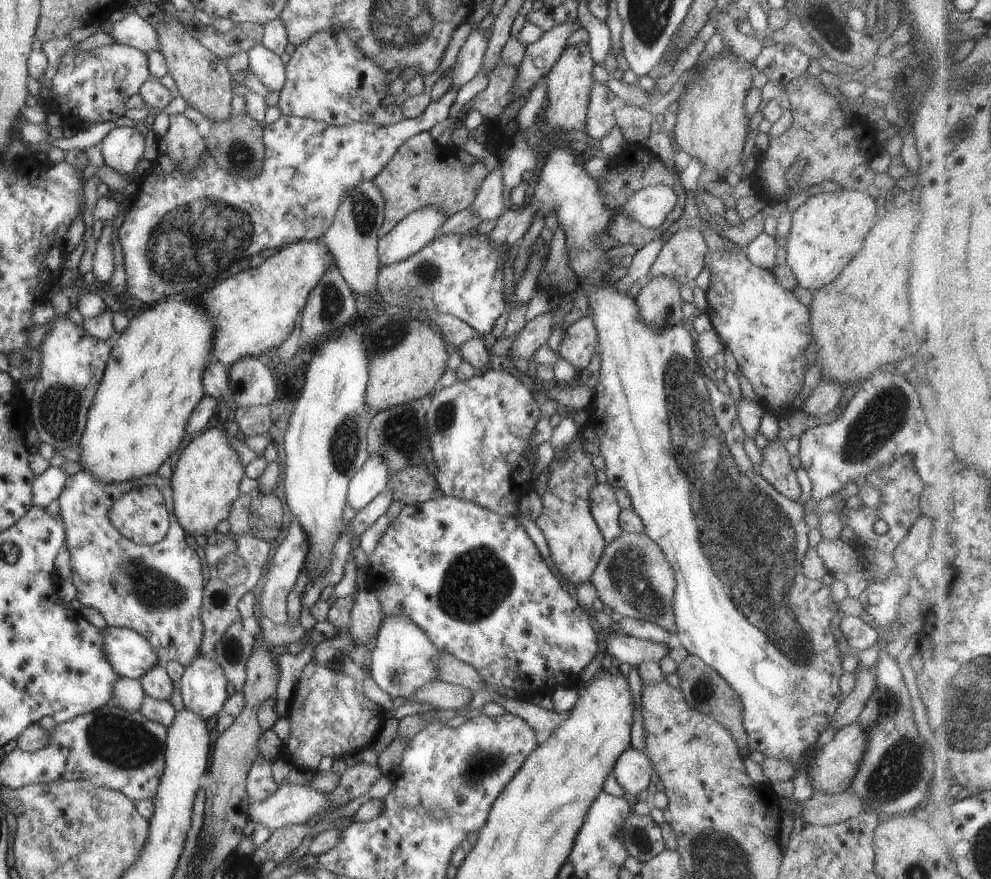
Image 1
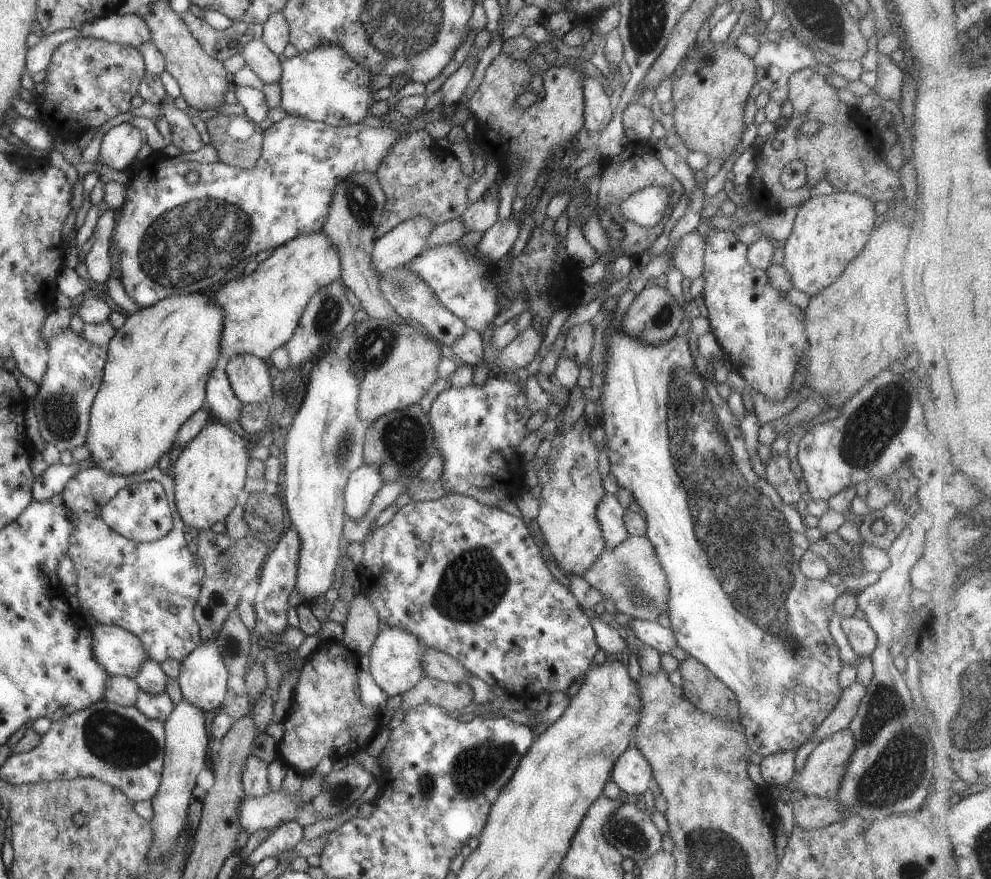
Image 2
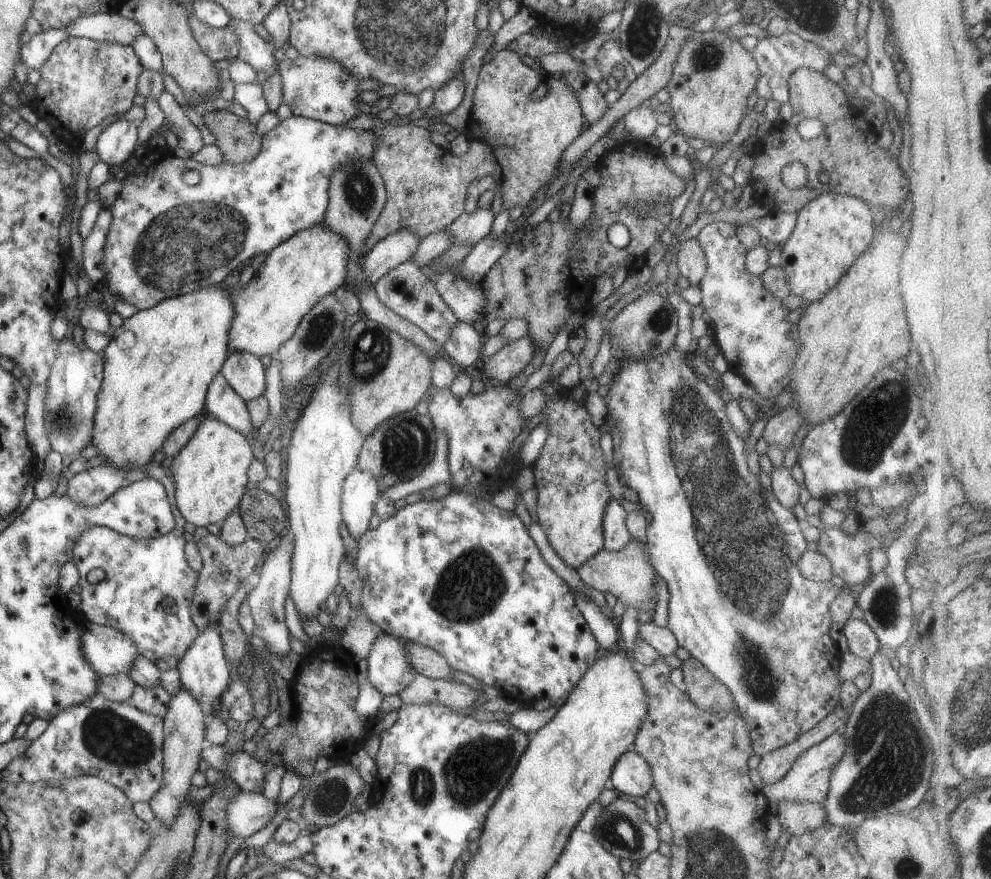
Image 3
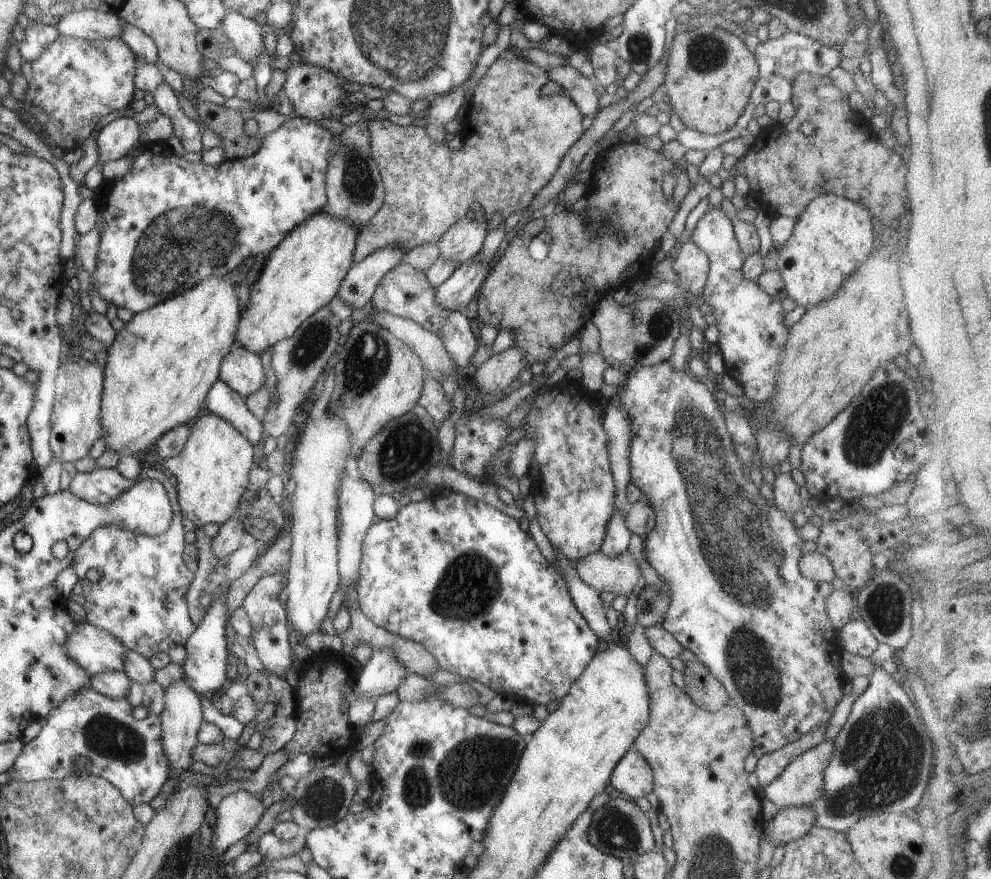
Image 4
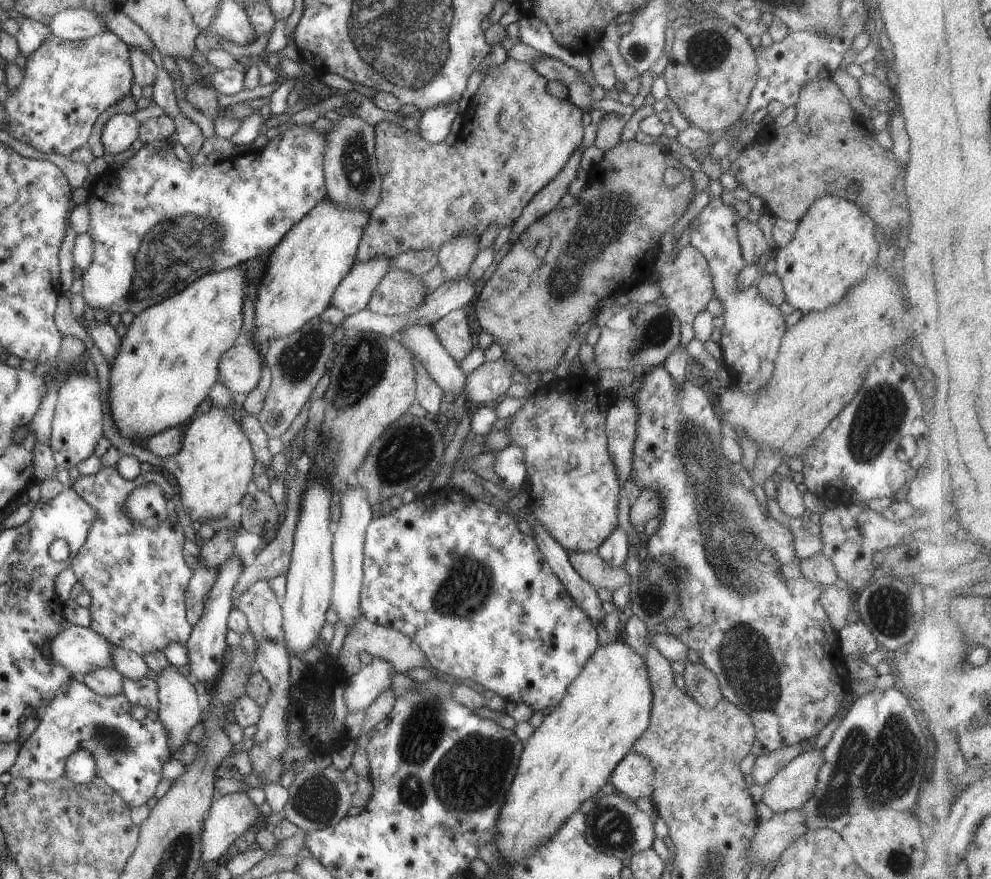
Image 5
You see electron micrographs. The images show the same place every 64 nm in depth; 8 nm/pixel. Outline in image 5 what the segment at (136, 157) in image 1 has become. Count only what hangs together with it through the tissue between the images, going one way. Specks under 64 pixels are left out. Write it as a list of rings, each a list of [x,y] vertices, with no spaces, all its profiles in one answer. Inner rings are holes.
[[[113,114],[103,126],[104,153],[116,154],[137,145],[139,123],[132,114]]]

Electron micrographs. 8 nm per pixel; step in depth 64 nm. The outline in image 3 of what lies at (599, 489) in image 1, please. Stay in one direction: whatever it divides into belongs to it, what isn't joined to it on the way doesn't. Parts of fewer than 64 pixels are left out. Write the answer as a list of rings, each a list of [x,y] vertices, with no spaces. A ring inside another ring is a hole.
[[[611,498],[605,506],[602,524],[603,549],[607,551],[623,548],[631,539],[625,524],[626,511],[620,502]]]

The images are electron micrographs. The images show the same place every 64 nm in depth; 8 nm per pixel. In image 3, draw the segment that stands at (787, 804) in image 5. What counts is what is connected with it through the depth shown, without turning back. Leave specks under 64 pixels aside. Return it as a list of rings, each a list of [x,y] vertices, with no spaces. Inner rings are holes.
[[[835,731],[821,742],[804,750],[798,757],[793,766],[787,770],[787,774],[773,782],[773,784],[763,785],[761,792],[769,801],[781,802],[781,800],[797,800],[797,802],[823,802],[827,792],[829,792],[829,776],[831,767],[839,762],[839,758],[845,752],[845,740],[843,734]]]

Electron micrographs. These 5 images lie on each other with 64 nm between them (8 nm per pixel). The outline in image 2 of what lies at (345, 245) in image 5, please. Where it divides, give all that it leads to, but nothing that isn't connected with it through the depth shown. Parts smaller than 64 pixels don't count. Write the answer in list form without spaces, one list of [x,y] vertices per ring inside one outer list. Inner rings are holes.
[[[323,233],[309,234],[309,236],[295,236],[293,240],[277,246],[273,252],[257,265],[255,270],[249,275],[233,278],[229,282],[224,282],[213,292],[213,300],[217,306],[223,308],[225,320],[223,320],[223,330],[221,330],[221,342],[219,342],[219,358],[221,363],[229,360],[231,356],[237,354],[250,354],[262,360],[269,357],[269,354],[284,345],[291,338],[293,331],[297,328],[296,323],[301,316],[309,298],[329,282],[335,282],[339,278],[339,254],[331,247],[327,236]]]

